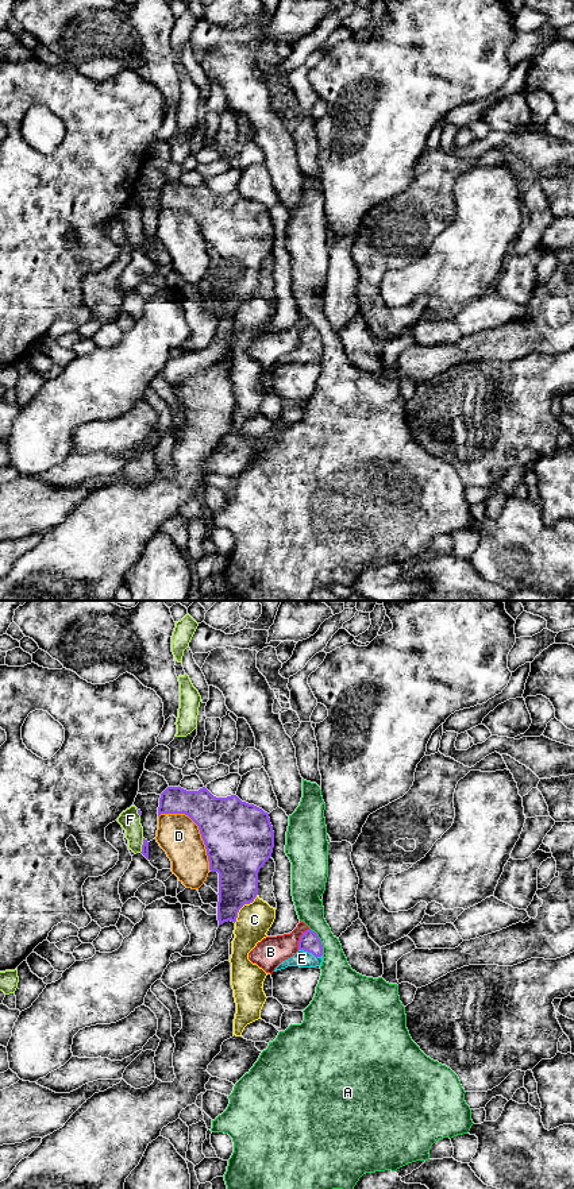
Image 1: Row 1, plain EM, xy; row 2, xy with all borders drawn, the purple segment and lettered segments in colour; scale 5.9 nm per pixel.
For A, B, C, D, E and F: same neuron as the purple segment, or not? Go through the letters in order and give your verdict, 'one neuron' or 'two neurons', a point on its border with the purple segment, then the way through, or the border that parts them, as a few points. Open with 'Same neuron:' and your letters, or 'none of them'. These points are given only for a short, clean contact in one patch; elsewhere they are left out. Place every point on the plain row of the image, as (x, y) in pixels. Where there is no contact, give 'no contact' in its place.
Same neuron: E
A: two neurons; contact xy (320, 336)
B: two neurons; contact xy (300, 334)
C: two neurons; contact xy (243, 300)
D: two neurons; contact xy (199, 224)
E: one neuron; contact xy (311, 347); way xy (309, 338), (311, 347), (301, 354)
F: two neurons; contact xy (142, 240)

